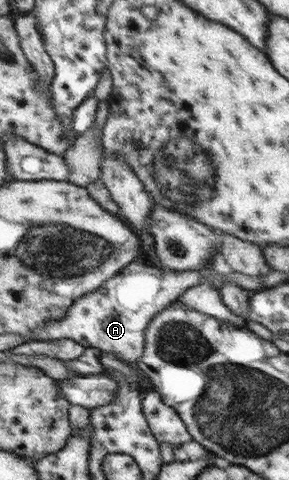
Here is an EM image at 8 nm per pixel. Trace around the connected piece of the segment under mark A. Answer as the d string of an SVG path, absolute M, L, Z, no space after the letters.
M139 262L127 265L114 279L109 279L97 291L88 293L68 309L62 319L50 320L46 327L35 331L35 339L50 341L51 339L70 339L84 345L84 347L95 347L108 356L115 356L128 363L137 363L144 355L146 349L146 330L157 313L166 309L171 303L180 299L188 289L200 285L202 281L200 270L178 271L166 267L152 267Z

